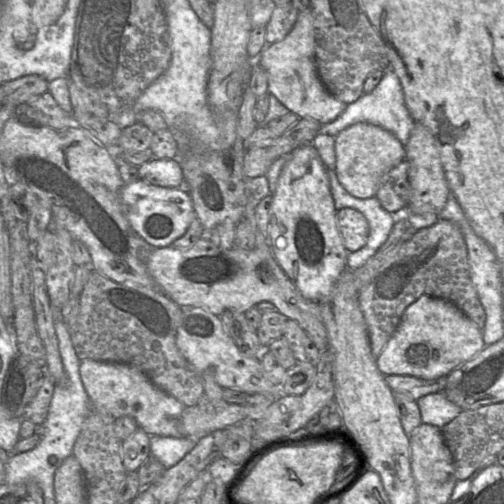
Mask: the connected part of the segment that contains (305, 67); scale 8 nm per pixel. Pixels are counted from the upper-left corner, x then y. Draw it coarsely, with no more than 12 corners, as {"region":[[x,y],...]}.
{"region":[[313,16],[255,60],[268,93],[300,118],[324,125],[347,104],[324,87],[315,63]]}

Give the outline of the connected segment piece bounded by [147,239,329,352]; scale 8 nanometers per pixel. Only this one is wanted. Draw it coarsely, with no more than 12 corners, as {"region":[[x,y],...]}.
{"region":[[268,240],[154,248],[147,268],[180,307],[220,316],[258,303],[296,321],[320,352],[322,319]]}

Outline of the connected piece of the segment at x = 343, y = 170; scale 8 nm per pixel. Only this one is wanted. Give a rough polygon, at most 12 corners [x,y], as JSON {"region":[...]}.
{"region":[[366,122],[335,136],[335,173],[359,199],[406,159],[390,131]]}

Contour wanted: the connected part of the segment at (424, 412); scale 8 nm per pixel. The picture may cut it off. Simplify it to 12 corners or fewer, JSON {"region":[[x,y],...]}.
{"region":[[443,392],[416,401],[422,423],[440,429],[462,412]]}

